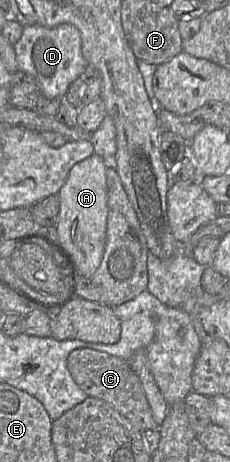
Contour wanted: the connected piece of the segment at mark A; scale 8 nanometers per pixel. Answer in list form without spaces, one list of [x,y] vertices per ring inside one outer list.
[[[93,153],[75,164],[58,193],[57,244],[69,258],[76,276],[91,279],[101,264],[106,245],[108,187],[104,159]]]

